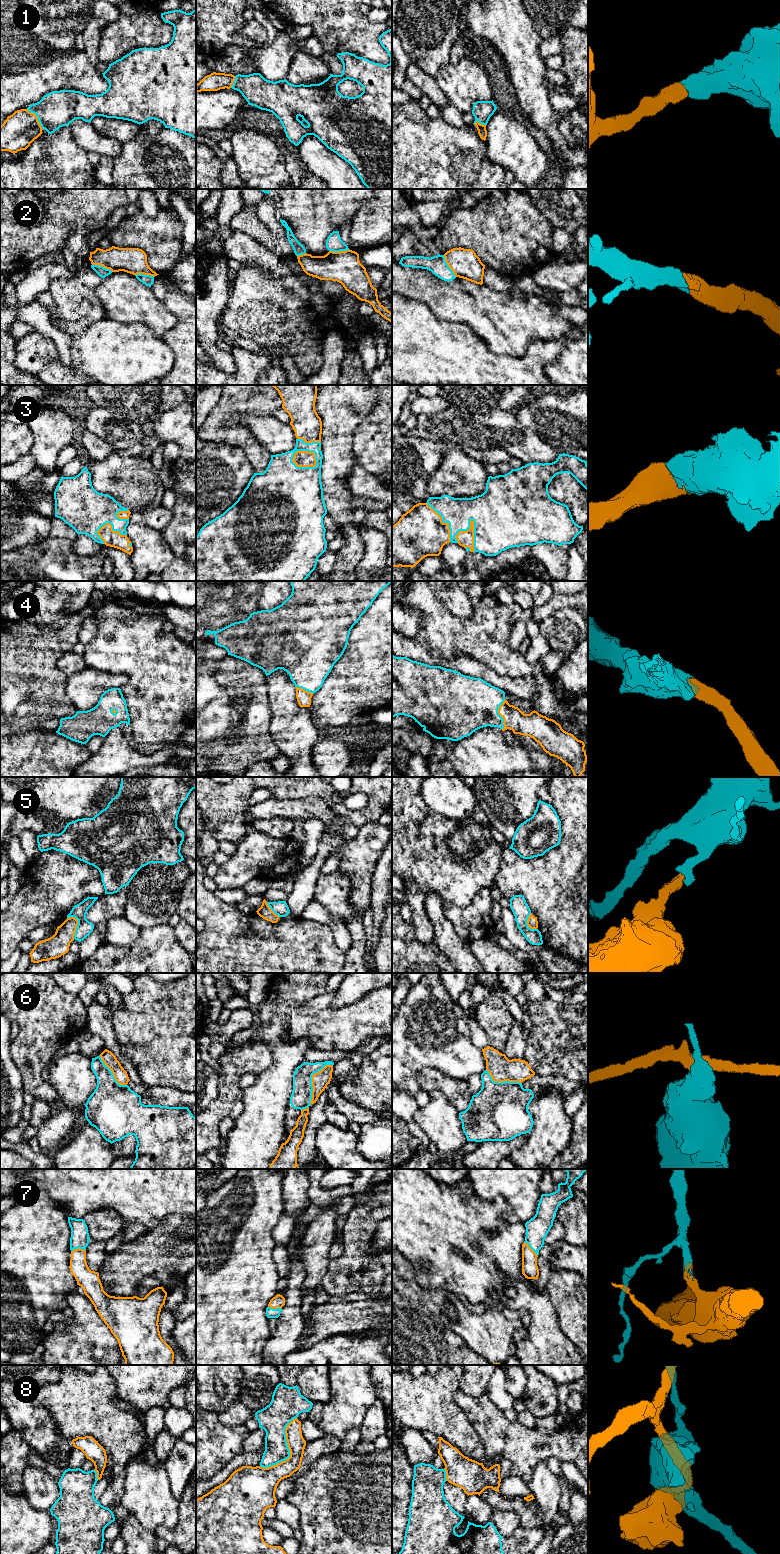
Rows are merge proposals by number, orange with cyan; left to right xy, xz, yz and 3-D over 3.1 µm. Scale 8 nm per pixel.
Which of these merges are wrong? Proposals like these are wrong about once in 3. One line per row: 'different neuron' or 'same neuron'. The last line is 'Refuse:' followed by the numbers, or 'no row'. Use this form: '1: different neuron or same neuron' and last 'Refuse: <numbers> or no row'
1: same neuron
2: same neuron
3: same neuron
4: same neuron
5: different neuron
6: different neuron
7: same neuron
8: different neuron
Refuse: 5, 6, 8

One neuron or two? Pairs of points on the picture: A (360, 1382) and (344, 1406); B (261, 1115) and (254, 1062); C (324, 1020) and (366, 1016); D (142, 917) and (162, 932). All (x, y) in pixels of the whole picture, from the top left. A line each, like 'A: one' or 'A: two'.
A: one
B: two
C: one
D: two

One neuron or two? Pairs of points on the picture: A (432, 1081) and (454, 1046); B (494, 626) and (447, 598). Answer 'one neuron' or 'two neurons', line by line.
A: two neurons
B: two neurons

